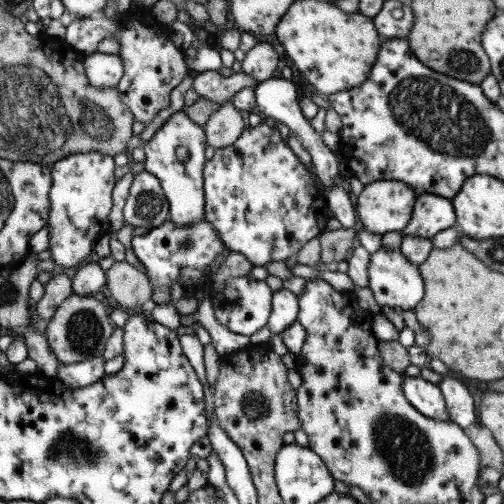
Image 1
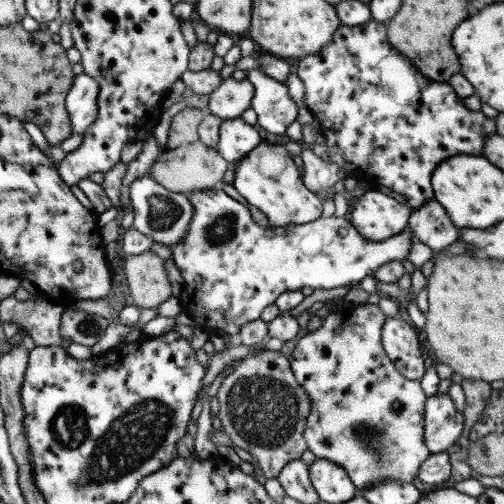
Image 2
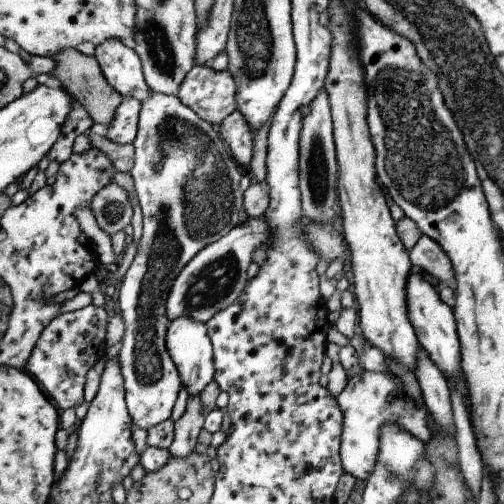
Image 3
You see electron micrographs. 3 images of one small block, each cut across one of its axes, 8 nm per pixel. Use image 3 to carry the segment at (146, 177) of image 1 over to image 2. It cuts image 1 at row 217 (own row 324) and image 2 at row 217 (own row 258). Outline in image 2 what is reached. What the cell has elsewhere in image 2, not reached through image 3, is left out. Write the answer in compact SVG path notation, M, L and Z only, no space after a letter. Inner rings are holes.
M153 174L137 178L131 184L131 210L135 214L135 222L131 228L155 238L157 244L165 244L169 248L179 246L187 238L191 220L195 218L195 204L191 202L189 194L177 194L165 188Z

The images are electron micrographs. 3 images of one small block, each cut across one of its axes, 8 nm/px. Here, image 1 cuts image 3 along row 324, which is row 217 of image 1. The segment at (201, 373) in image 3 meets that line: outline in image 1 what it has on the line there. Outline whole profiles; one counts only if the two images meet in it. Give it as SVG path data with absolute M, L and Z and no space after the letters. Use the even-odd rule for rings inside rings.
M179 110L175 112L159 130L157 134L153 136L151 142L145 144L145 154L147 154L147 160L145 160L145 170L155 174L157 178L161 178L163 182L163 188L165 188L165 194L171 202L171 220L175 224L179 224L181 228L183 226L195 226L203 220L207 220L207 190L205 190L205 168L207 168L207 156L205 156L205 150L207 150L207 130L205 126L197 124L185 110Z

